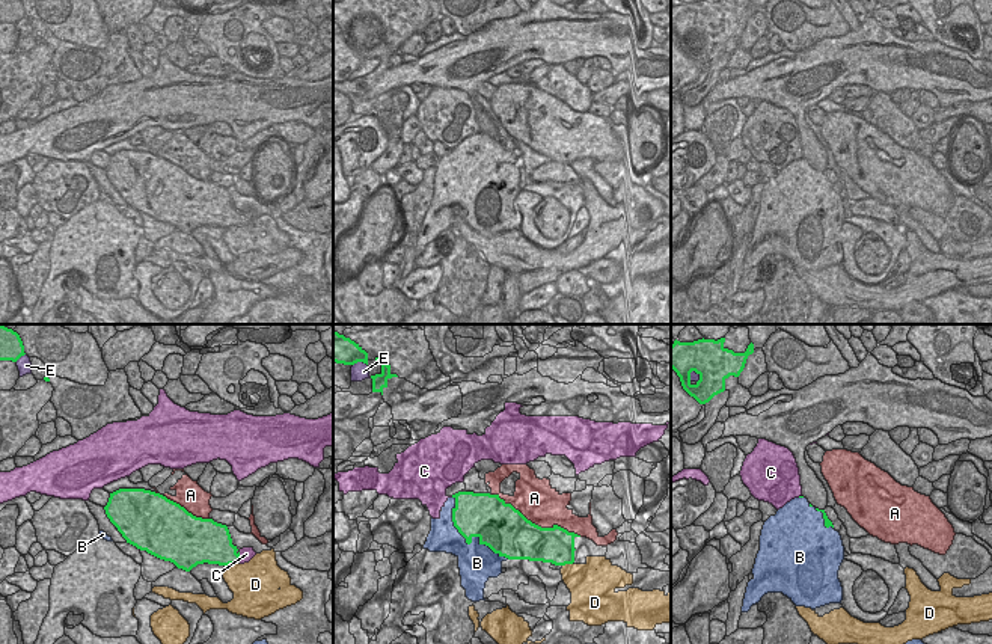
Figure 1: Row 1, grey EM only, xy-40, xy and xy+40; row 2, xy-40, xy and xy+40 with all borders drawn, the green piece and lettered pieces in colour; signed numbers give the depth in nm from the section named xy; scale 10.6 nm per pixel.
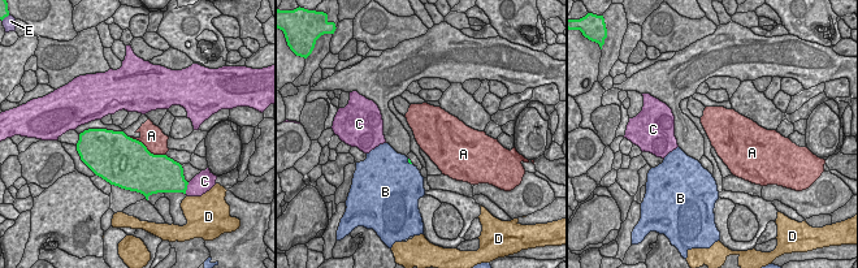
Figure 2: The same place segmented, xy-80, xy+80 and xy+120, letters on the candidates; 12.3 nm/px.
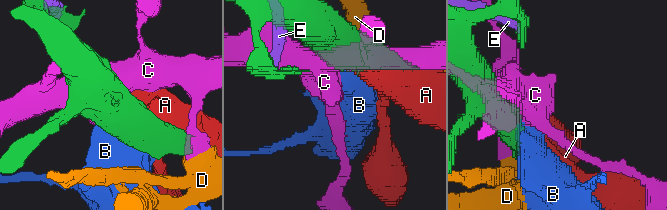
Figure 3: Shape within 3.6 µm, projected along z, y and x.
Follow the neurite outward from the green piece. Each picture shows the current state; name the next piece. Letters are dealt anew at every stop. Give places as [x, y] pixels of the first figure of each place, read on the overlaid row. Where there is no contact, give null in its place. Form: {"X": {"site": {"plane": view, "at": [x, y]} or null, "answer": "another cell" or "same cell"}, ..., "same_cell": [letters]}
{"A": {"site": {"plane": "xy", "at": [537, 525]}, "answer": "same cell"}, "B": {"site": {"plane": "xy", "at": [466, 542]}, "answer": "another cell"}, "C": {"site": {"plane": "xy-40", "at": [238, 557]}, "answer": "another cell"}, "D": {"site": {"plane": "xy-40", "at": [229, 563]}, "answer": "another cell"}, "E": {"site": {"plane": "xy", "at": [359, 361]}, "answer": "another cell"}, "same_cell": ["A"]}

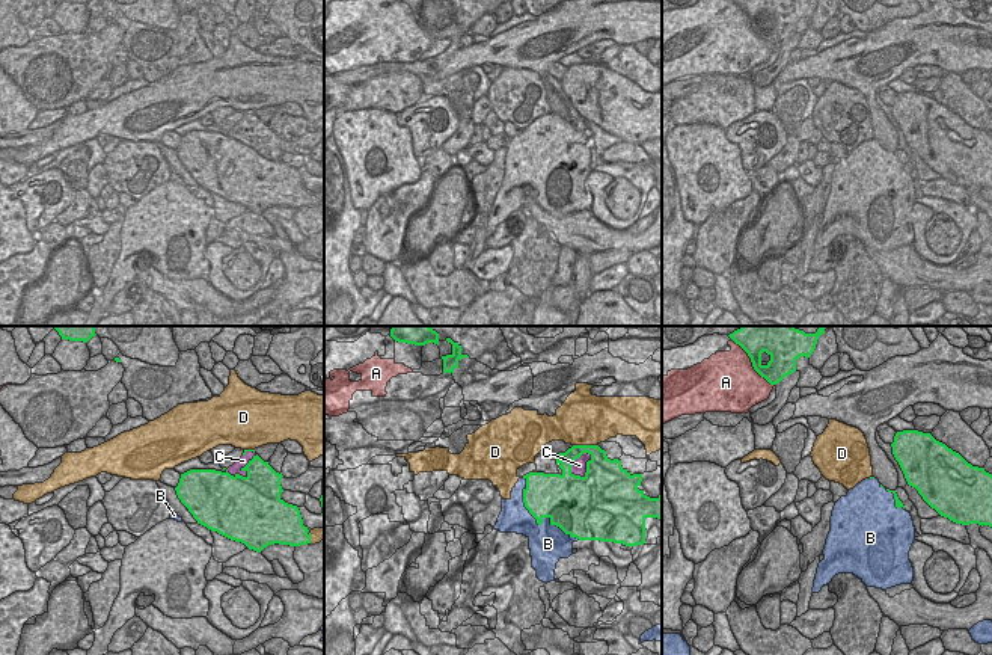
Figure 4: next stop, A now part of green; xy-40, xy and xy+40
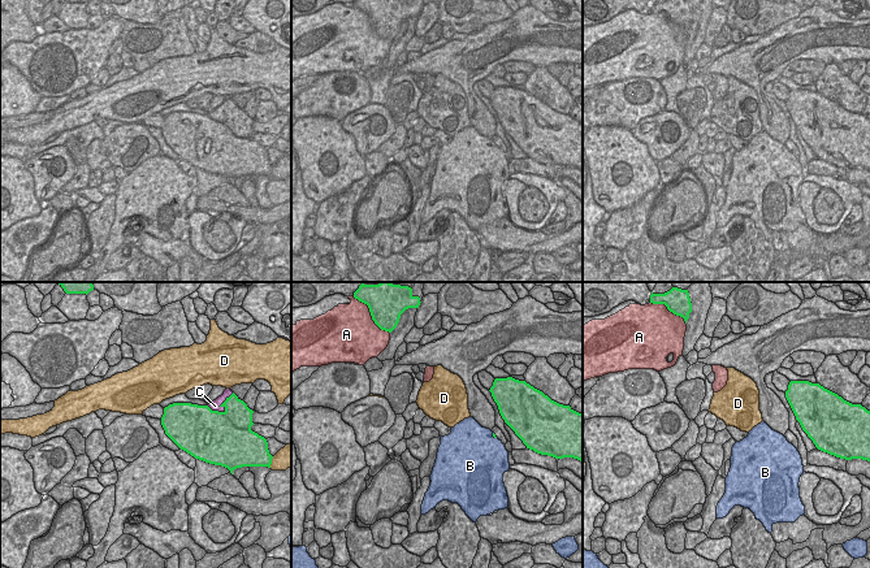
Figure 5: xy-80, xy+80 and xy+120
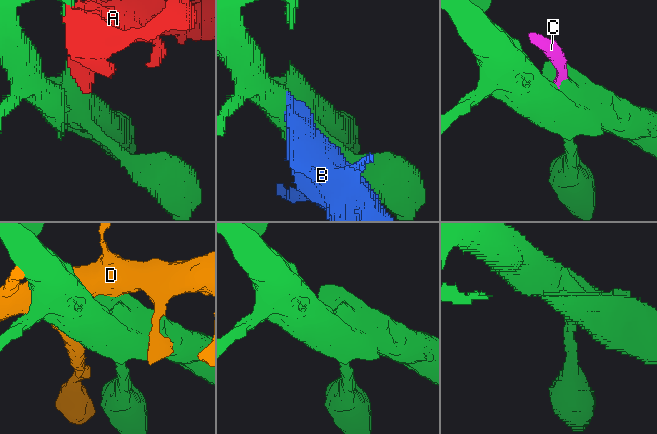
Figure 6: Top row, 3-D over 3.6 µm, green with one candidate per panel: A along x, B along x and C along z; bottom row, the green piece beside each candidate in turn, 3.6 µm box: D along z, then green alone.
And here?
{"A": {"site": {"plane": "xy+40", "at": [753, 365]}, "answer": "another cell"}, "B": {"site": {"plane": "xy", "at": [537, 522]}, "answer": "another cell"}, "C": {"site": {"plane": "xy-40", "at": [248, 474]}, "answer": "another cell"}, "D": {"site": {"plane": "xy", "at": [585, 445]}, "answer": "another cell"}, "same_cell": []}

